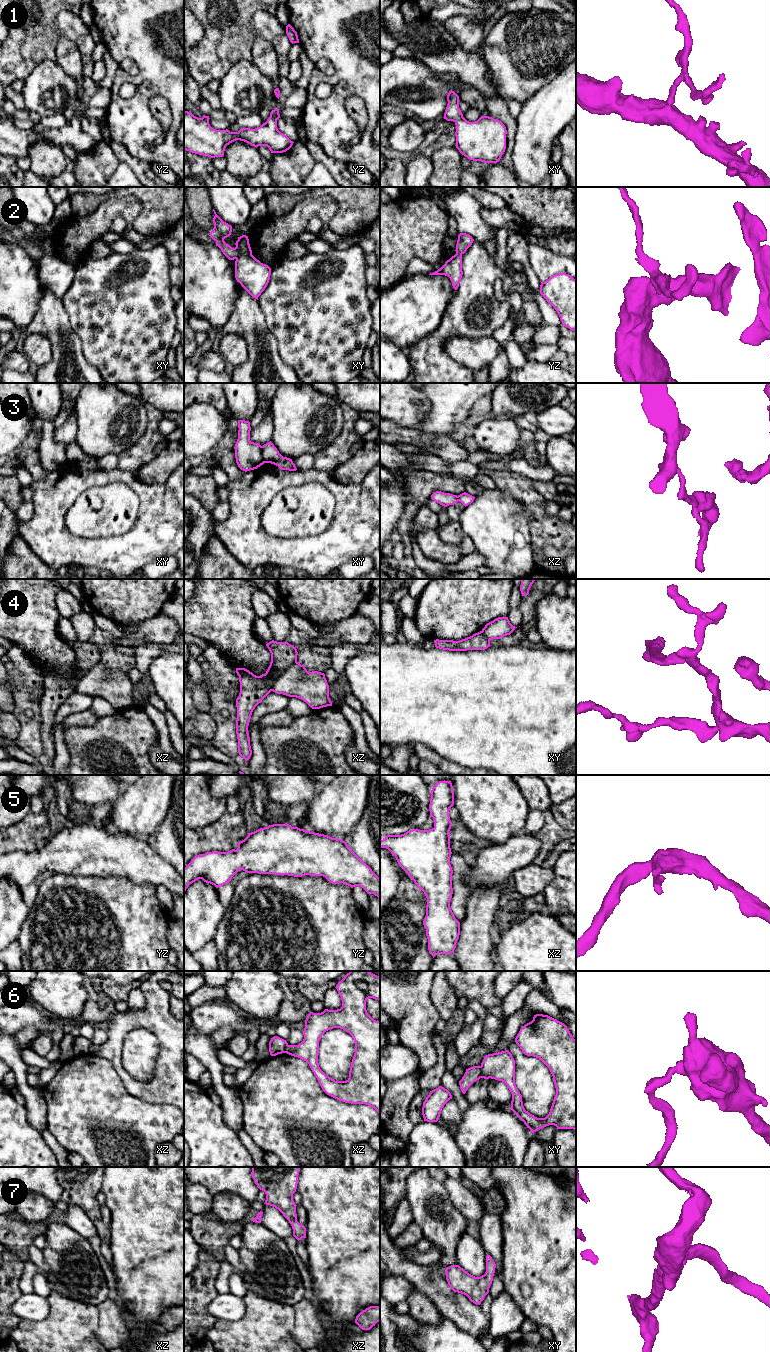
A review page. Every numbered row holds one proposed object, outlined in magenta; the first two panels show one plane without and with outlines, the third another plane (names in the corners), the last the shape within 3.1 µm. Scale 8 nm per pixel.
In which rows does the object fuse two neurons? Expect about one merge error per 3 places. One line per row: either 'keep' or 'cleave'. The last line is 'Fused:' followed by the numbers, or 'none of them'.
1: keep
2: cleave
3: cleave
4: cleave
5: keep
6: cleave
7: keep
Fused: 2, 3, 4, 6

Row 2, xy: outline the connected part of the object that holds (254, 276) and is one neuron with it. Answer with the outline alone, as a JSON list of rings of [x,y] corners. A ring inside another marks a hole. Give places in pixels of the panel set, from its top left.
[[[240,254],[235,261],[235,278],[237,282],[255,299],[267,287],[271,268],[261,263],[252,254]]]

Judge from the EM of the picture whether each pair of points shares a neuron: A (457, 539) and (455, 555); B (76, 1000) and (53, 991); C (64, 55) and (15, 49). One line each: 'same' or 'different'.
A: different
B: same
C: different

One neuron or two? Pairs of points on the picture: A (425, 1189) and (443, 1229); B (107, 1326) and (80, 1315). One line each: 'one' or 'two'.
A: one
B: two

